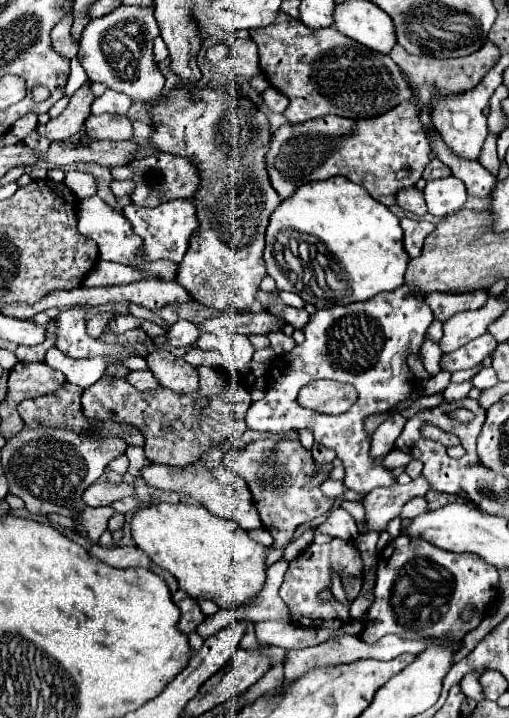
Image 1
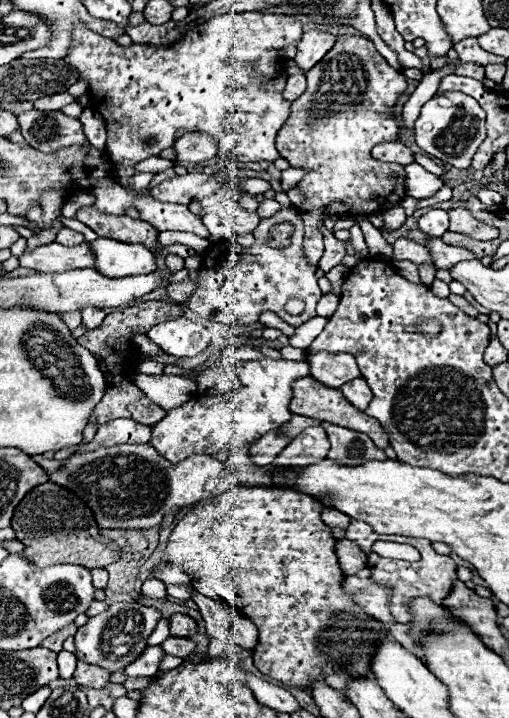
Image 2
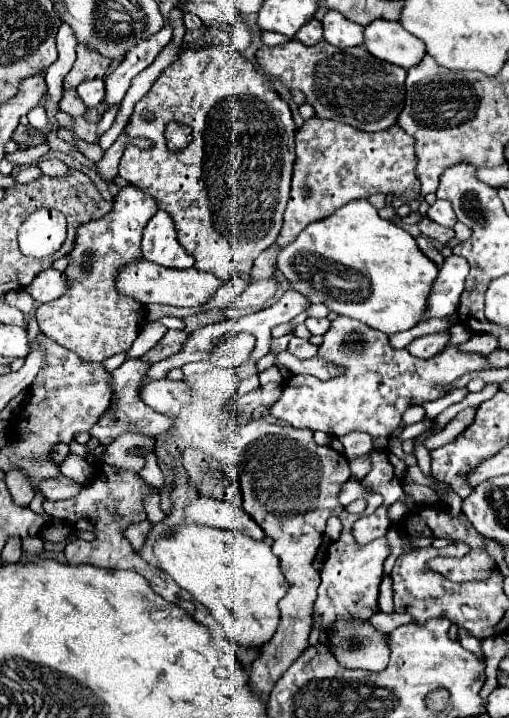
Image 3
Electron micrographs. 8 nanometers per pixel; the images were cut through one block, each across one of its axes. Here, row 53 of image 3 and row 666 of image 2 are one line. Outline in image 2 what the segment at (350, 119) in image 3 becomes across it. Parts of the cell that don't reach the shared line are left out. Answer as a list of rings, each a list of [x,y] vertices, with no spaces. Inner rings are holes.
[[[234,486],[212,502],[196,504],[176,524],[168,538],[166,556],[180,568],[170,560],[160,560],[154,564],[150,576],[164,584],[192,586],[194,580],[196,584],[214,590],[218,598],[220,582],[232,584],[234,592],[240,596],[240,614],[250,618],[260,630],[260,640],[252,656],[260,672],[296,688],[310,688],[314,680],[324,680],[332,688],[344,692],[350,676],[372,676],[370,658],[382,622],[366,616],[350,596],[342,592],[340,582],[344,574],[334,552],[336,538],[320,518],[322,508],[324,506],[316,498],[296,490],[282,492],[278,488]]]

